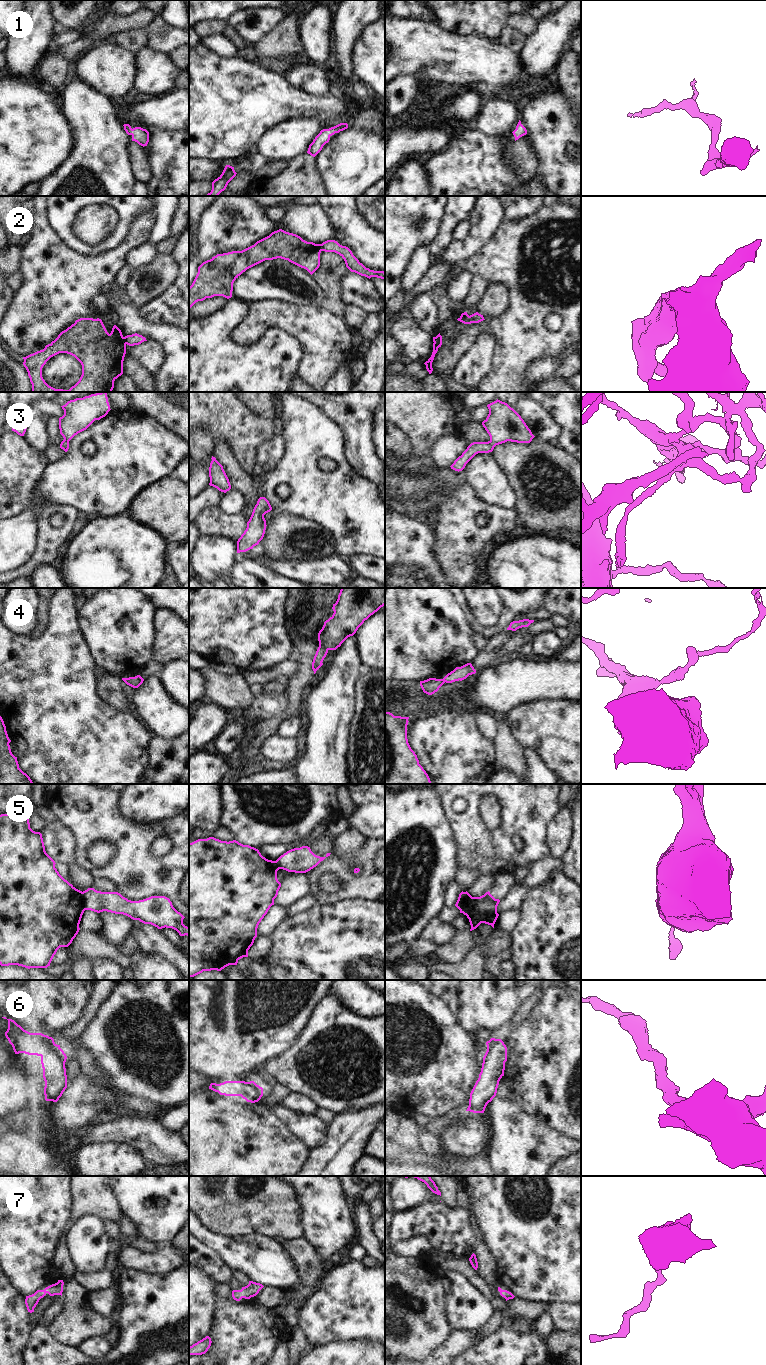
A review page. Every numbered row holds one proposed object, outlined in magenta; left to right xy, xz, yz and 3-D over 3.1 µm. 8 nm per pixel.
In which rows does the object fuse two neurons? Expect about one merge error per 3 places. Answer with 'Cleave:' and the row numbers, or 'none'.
Cleave: 2, 4, 5

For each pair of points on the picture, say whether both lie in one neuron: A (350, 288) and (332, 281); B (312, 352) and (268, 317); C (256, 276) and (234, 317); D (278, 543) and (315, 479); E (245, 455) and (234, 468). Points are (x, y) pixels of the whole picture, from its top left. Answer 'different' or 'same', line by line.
A: different
B: same
C: different
D: different
E: different

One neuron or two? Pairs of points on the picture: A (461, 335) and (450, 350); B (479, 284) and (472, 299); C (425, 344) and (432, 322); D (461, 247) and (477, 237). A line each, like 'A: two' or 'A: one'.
A: one
B: one
C: two
D: one

